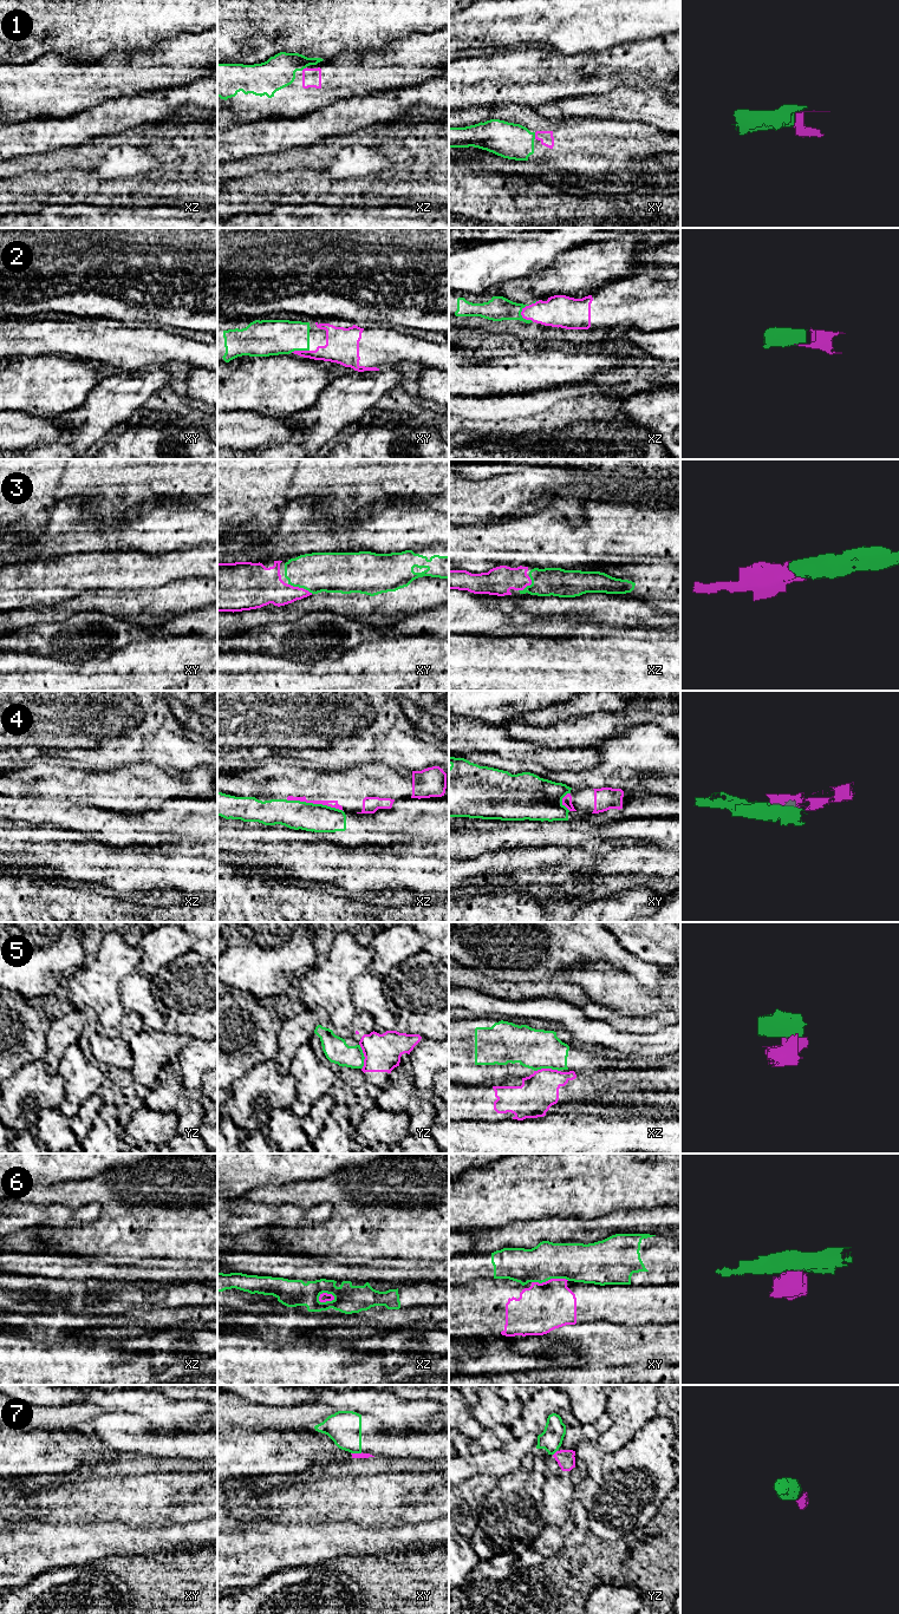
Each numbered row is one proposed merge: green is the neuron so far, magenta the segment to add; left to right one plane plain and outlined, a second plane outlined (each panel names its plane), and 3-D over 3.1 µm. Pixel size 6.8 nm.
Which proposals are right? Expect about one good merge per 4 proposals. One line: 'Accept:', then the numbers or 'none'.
Accept: 1, 2, 3

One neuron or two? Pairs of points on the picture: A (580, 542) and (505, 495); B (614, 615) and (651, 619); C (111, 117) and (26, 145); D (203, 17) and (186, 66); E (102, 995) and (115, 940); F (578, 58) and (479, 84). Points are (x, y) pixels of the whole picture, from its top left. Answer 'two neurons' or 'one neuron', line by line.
A: two neurons
B: one neuron
C: one neuron
D: two neurons
E: one neuron
F: one neuron

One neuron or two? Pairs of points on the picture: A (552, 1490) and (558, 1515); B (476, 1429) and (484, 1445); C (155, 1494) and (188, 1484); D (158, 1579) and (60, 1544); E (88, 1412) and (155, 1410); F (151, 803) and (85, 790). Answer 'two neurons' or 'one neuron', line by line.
A: one neuron
B: two neurons
C: one neuron
D: two neurons
E: one neuron
F: one neuron

